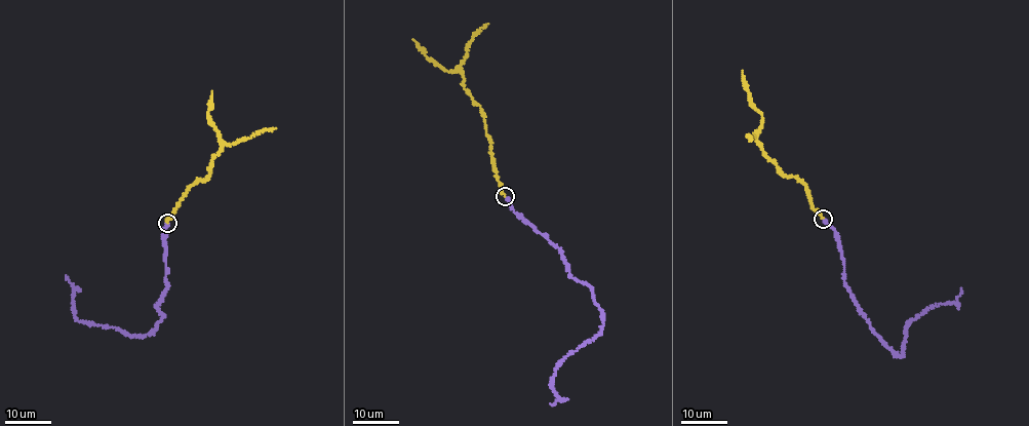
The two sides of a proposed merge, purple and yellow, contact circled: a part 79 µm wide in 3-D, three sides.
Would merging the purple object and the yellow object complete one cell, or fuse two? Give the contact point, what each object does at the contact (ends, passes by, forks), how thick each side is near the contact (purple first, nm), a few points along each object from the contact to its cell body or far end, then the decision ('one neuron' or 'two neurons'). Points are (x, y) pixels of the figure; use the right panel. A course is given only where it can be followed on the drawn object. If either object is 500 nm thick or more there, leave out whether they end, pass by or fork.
place (823, 219); purple ends; yellow ends; calibres 200 and 200 nm; course purple (823, 219), (836, 233), (852, 299), (896, 354), (900, 355), (906, 330), (915, 318), (955, 301), (961, 288); course yellow (823, 219), (814, 208), (805, 186), (794, 177), (782, 173), (756, 139), (760, 112), (753, 106), (742, 71); one neuron

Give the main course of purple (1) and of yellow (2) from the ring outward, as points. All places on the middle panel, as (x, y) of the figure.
1: (506, 196), (561, 252), (603, 317), (600, 331), (553, 376), (559, 399), (551, 404)
2: (506, 196), (489, 154), (490, 143), (483, 117), (462, 85), (461, 71), (444, 69), (429, 59), (413, 39)

